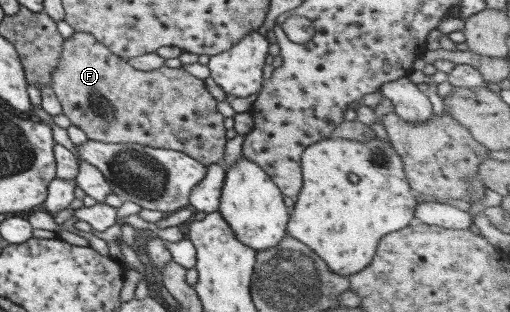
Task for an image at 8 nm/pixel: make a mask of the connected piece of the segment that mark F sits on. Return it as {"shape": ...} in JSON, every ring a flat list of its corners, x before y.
{"shape":[[75,32,62,42,60,53,58,54,57,64,53,72,50,74,50,84,52,91,55,93,59,104,61,105,61,113,69,120,70,125,81,129,88,140,104,143,141,143,141,146,150,146,155,148,164,148,169,150,181,151,183,154,190,155,193,160,201,164,213,165,219,164,221,168,226,169,228,166,224,163,224,146,225,128,223,127,223,116,217,112,216,100,211,97,209,92,203,85,203,80,188,74,181,66,178,68,168,68,163,65,161,68,150,71,135,70,122,57,113,54,103,43,97,42,89,33]]}

